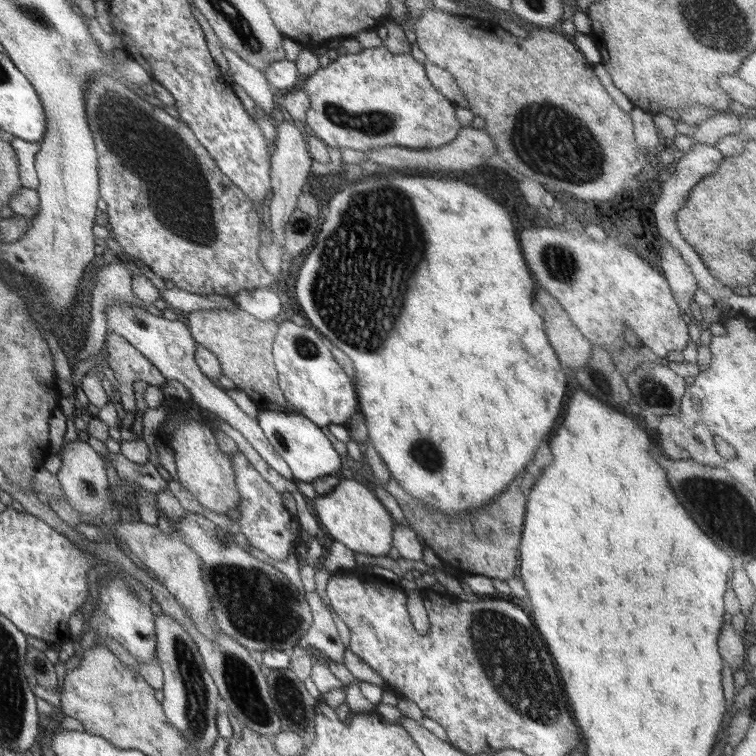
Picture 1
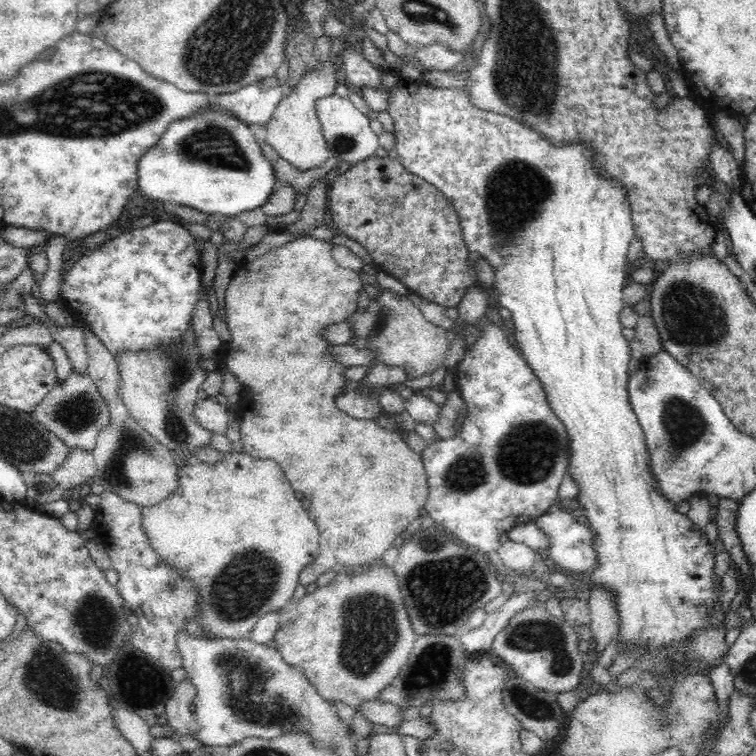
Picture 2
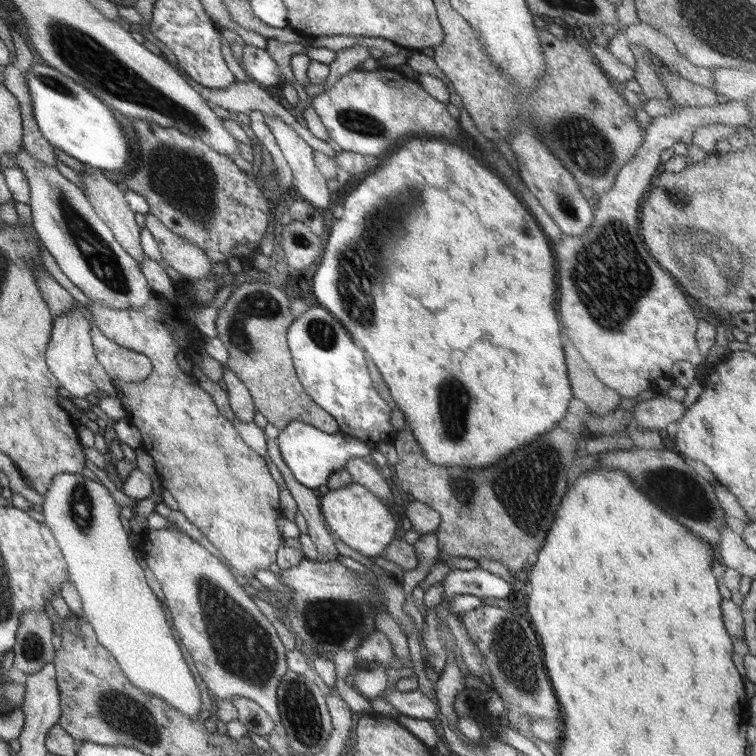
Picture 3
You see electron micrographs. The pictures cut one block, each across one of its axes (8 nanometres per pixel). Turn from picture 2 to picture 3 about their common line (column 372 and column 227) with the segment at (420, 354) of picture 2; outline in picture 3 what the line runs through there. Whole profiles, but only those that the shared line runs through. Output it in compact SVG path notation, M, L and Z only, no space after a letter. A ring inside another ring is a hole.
M239 279L227 300L218 308L214 320L216 337L227 349L225 365L249 392L254 409L279 431L289 421L298 420L321 429L321 432L337 434L340 430L335 419L305 394L297 380L286 343L286 330L294 321L289 311L290 297L265 282Z

